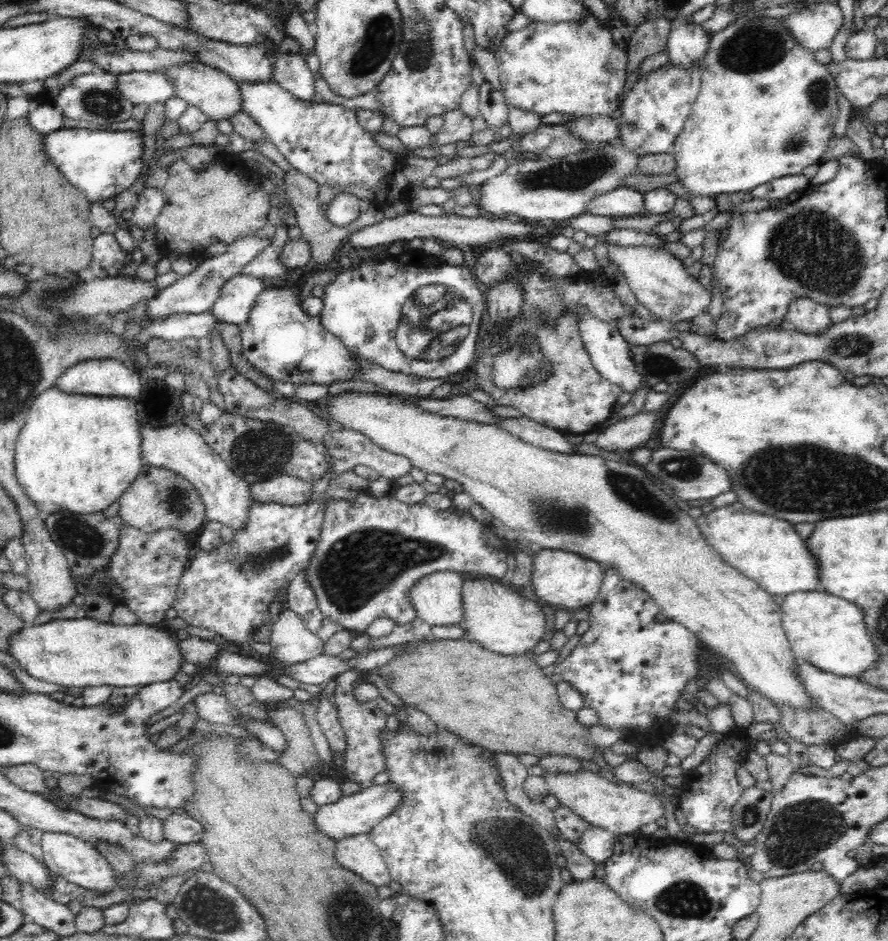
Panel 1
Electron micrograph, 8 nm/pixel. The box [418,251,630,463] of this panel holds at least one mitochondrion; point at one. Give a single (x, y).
(521, 363)

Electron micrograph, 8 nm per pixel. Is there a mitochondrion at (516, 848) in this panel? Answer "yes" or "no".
yes

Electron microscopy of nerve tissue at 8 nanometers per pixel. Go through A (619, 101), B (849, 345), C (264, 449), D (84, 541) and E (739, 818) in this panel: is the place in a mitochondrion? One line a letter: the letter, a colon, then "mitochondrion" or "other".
A: other
B: mitochondrion
C: mitochondrion
D: mitochondrion
E: other

